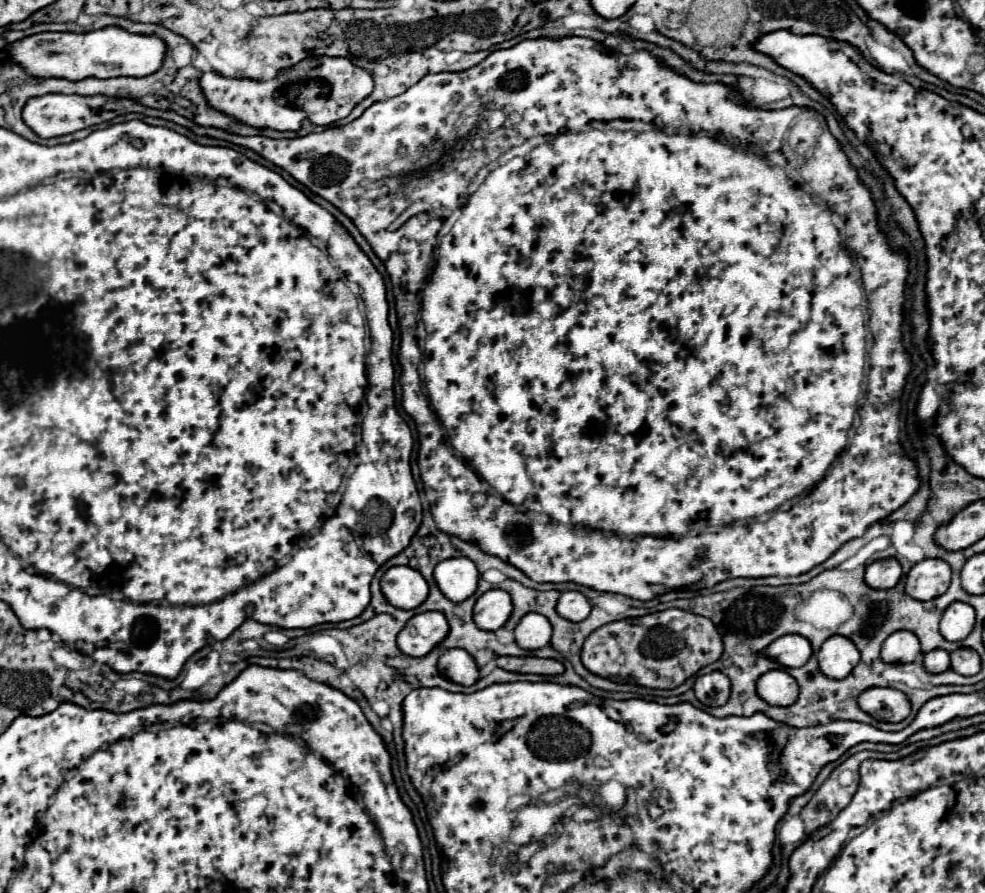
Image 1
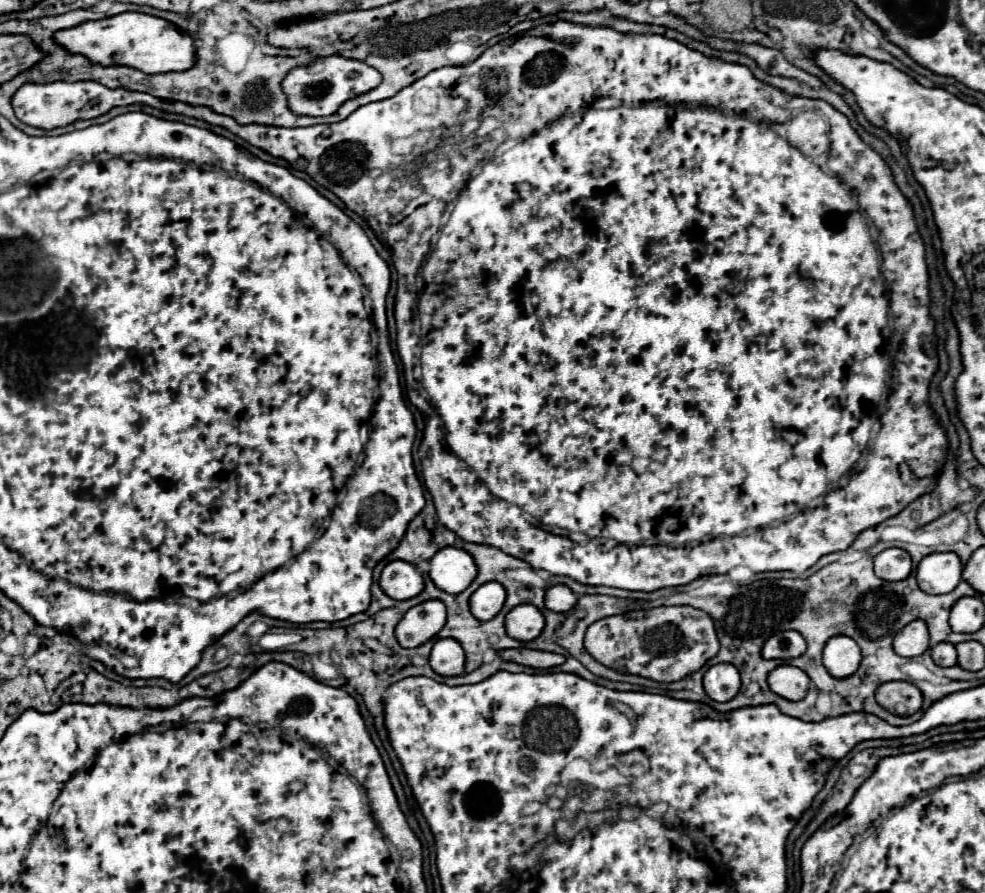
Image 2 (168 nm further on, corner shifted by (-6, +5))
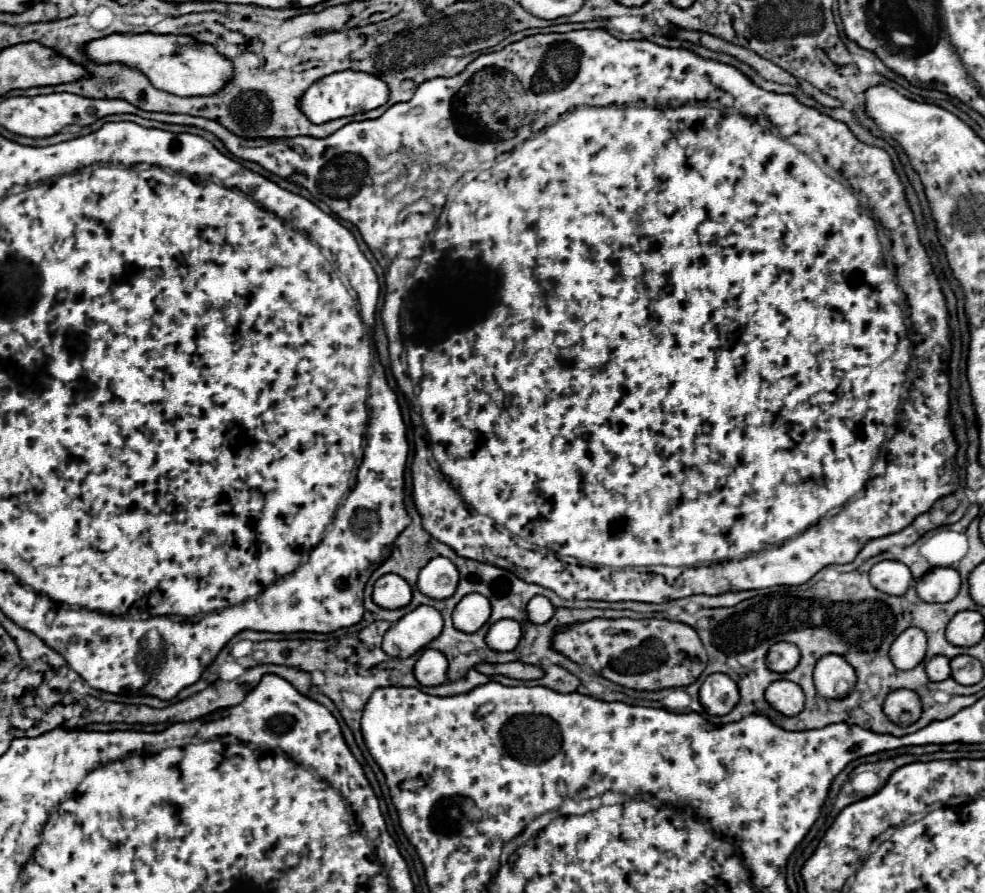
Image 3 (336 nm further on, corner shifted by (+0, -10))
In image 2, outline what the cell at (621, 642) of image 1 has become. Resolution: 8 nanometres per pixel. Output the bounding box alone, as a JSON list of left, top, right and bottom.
[584,606,720,682]

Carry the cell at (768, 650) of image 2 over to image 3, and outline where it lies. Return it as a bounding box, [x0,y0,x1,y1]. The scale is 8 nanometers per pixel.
[766,641,800,673]

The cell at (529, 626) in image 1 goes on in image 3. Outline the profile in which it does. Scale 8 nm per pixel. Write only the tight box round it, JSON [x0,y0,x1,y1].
[486,619,522,651]

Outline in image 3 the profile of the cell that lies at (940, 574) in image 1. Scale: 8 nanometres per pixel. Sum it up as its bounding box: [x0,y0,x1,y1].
[916,567,960,603]

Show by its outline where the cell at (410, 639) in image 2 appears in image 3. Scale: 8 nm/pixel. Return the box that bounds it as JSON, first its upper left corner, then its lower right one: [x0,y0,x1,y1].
[382,605,442,657]

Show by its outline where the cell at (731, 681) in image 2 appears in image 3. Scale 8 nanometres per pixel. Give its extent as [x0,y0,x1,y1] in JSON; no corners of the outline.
[700,673,738,715]

